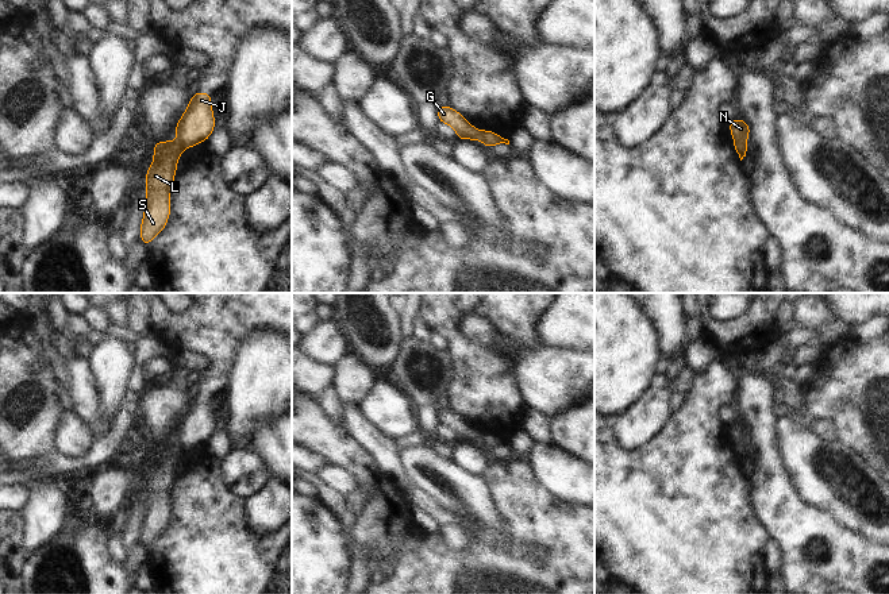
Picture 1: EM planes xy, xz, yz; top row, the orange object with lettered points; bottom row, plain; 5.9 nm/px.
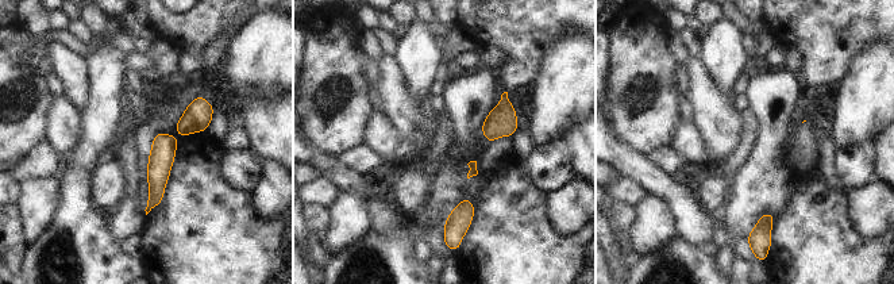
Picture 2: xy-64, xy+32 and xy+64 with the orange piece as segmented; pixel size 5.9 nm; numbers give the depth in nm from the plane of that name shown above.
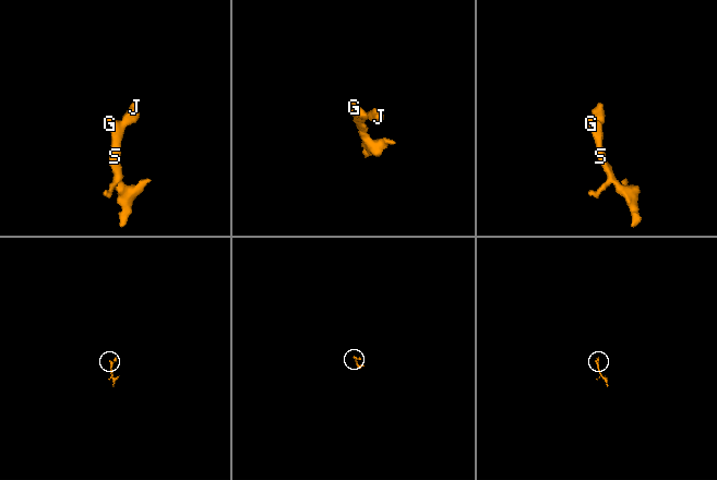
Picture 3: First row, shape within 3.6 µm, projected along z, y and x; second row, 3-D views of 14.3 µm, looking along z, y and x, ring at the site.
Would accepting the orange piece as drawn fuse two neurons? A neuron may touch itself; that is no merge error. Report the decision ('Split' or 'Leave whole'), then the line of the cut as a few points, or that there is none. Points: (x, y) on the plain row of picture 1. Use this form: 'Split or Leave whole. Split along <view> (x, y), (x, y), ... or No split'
Split. Split along yz (735, 442), (745, 444).

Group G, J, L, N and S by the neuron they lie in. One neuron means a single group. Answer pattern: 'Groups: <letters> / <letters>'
Groups: G L S / J N.

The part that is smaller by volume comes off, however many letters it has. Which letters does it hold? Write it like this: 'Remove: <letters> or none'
Remove: J, N

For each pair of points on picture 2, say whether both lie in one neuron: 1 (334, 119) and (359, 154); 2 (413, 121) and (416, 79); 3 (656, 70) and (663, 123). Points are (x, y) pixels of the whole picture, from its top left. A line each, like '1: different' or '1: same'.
1: different
2: different
3: same

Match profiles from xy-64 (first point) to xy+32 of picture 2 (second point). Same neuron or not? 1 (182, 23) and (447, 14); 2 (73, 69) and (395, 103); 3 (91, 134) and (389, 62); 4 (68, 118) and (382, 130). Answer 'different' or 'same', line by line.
1: different
2: same
3: different
4: same

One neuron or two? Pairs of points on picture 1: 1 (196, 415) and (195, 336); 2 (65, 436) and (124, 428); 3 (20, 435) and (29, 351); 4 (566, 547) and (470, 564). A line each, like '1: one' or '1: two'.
1: one
2: two
3: one
4: one

